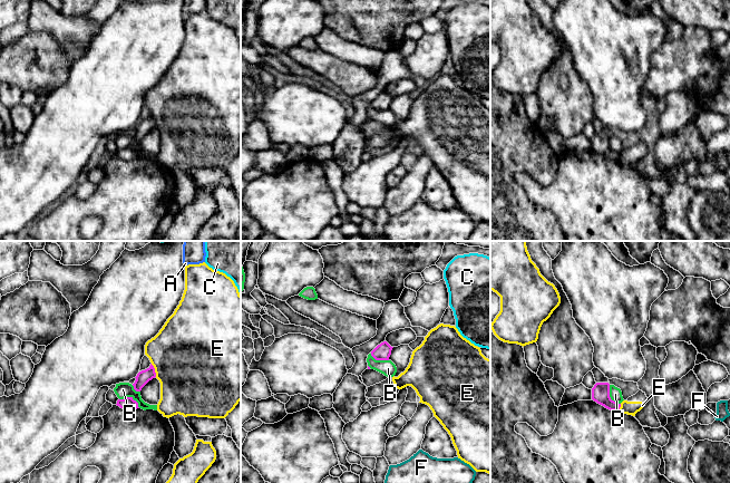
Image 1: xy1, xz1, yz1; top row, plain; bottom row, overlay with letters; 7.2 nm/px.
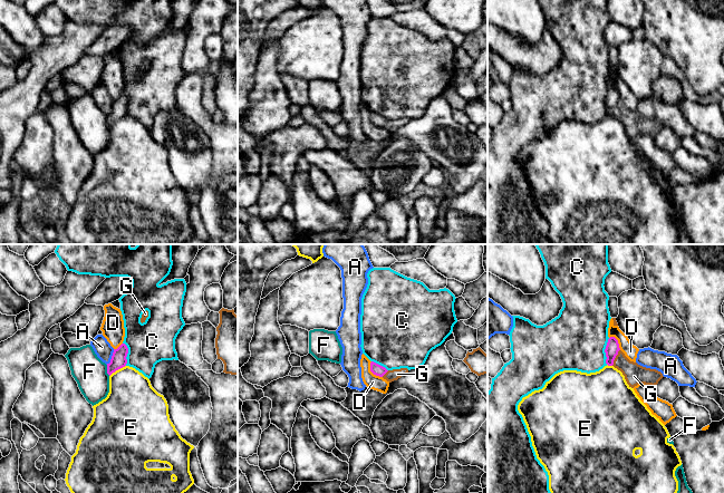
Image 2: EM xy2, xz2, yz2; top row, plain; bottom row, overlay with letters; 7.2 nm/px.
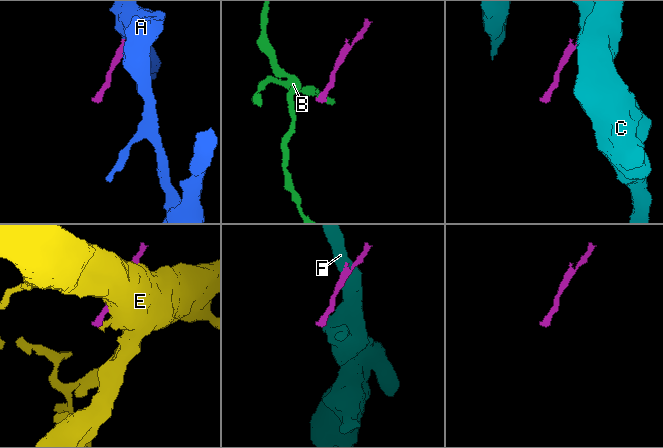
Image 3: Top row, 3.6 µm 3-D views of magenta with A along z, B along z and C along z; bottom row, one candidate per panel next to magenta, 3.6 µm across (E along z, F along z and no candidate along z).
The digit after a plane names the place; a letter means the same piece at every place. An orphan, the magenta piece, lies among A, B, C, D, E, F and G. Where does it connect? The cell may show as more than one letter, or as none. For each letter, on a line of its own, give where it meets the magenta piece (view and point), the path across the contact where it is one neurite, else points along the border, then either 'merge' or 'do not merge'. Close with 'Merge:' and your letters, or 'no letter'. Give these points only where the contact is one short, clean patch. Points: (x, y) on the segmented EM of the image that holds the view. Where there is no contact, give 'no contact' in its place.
A: xy2 (112, 357) | do not merge
B: xy1 (130, 397) | along xy1 (119, 398), (132, 397), (139, 407) | do not merge
C: yz2 (605, 351) | along yz2 (609, 338), (605, 349), (606, 364) | do not merge
D: xz2 (372, 371) | along xz2 (370, 361), (370, 370), (382, 377) | do not merge
E: xy2 (117, 369) | do not merge
F: xy2 (107, 370) | along xy2 (106, 365), (106, 371), (109, 375) | do not merge
G: yz2 (615, 357) | across yz2 (611, 349), (615, 357), (635, 374) | merge
Merge: G

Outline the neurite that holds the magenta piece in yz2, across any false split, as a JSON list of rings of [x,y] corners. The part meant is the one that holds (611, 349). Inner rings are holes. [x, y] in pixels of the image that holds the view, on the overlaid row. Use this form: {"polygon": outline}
{"polygon": [[[615,337],[608,339],[606,349],[606,364],[614,366],[622,373],[629,387],[634,388],[638,384],[655,386],[664,377],[656,369],[650,369],[630,361],[620,350],[618,340]]]}

